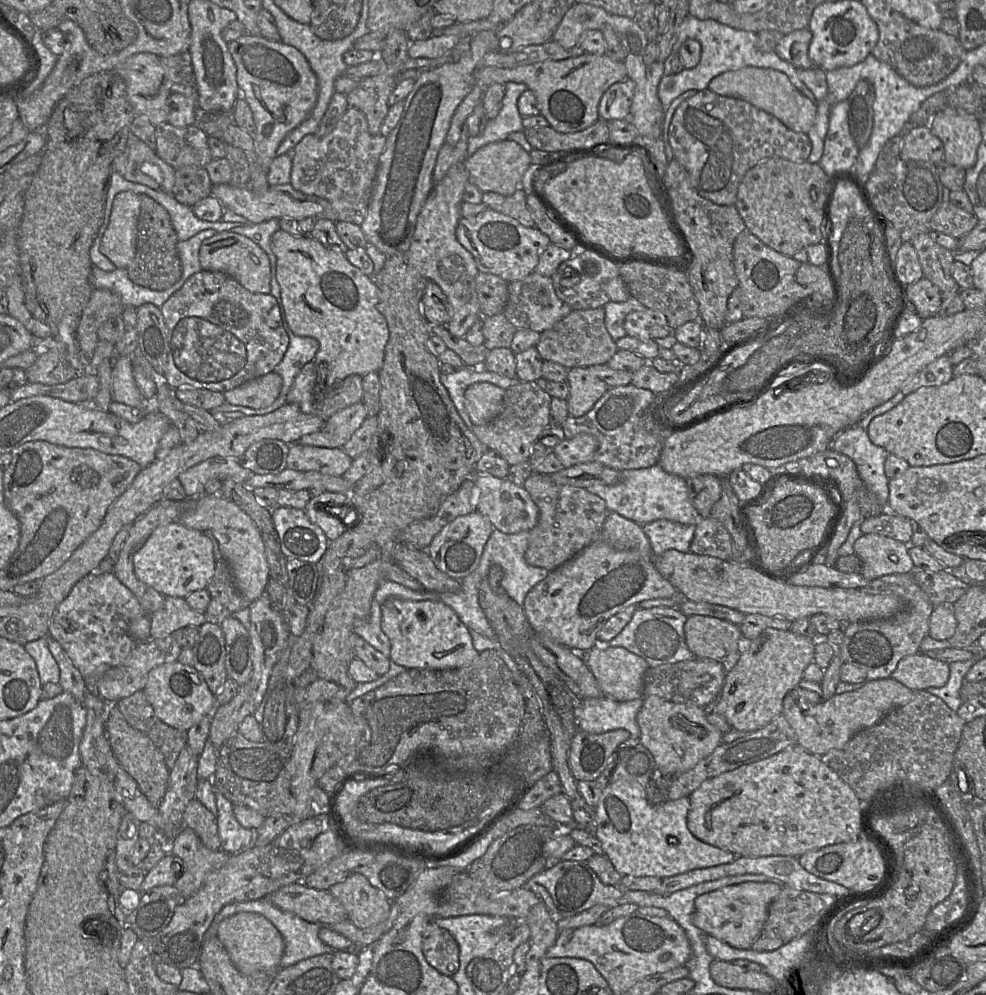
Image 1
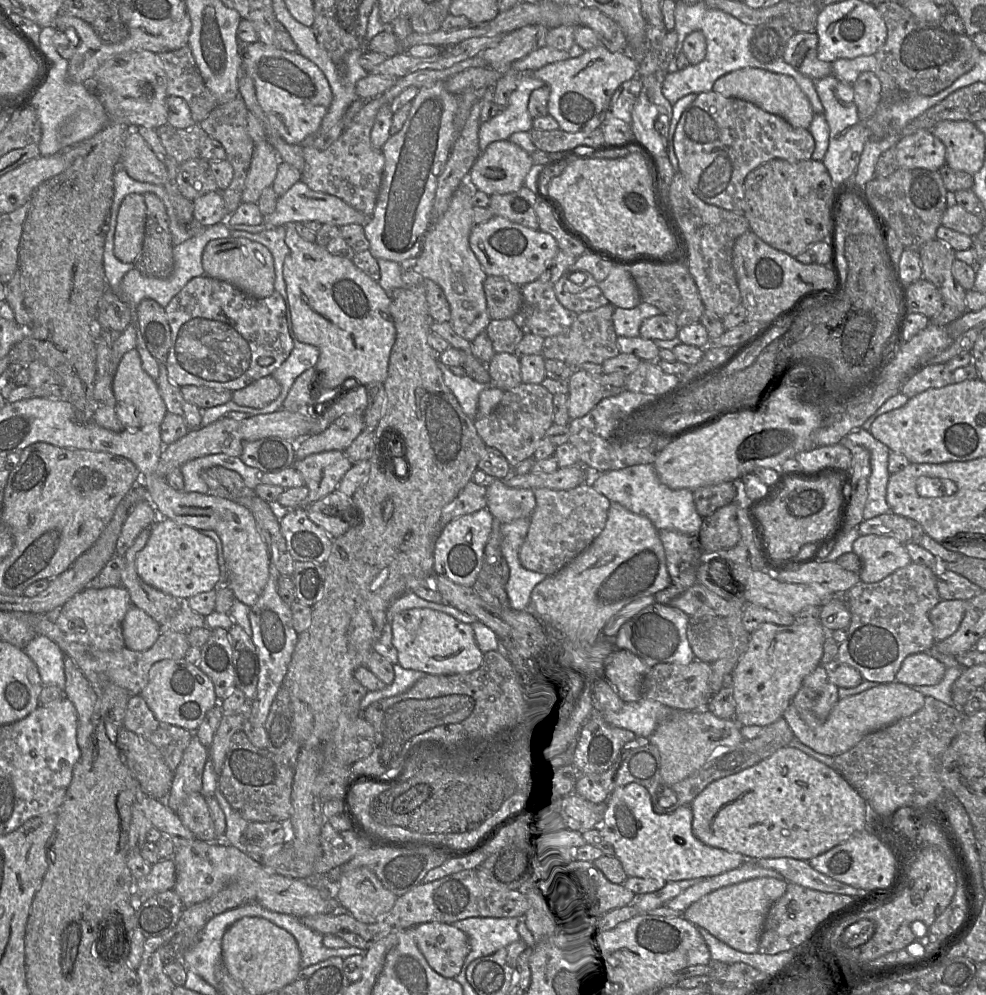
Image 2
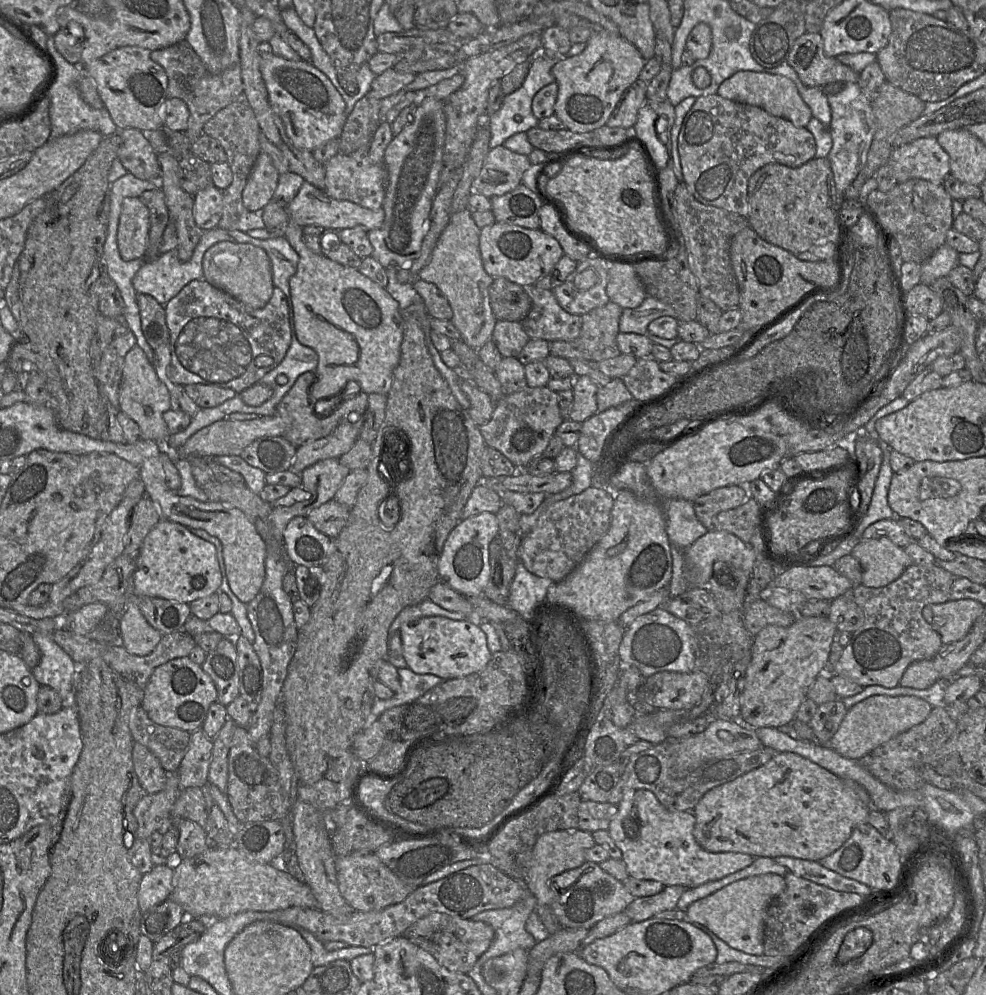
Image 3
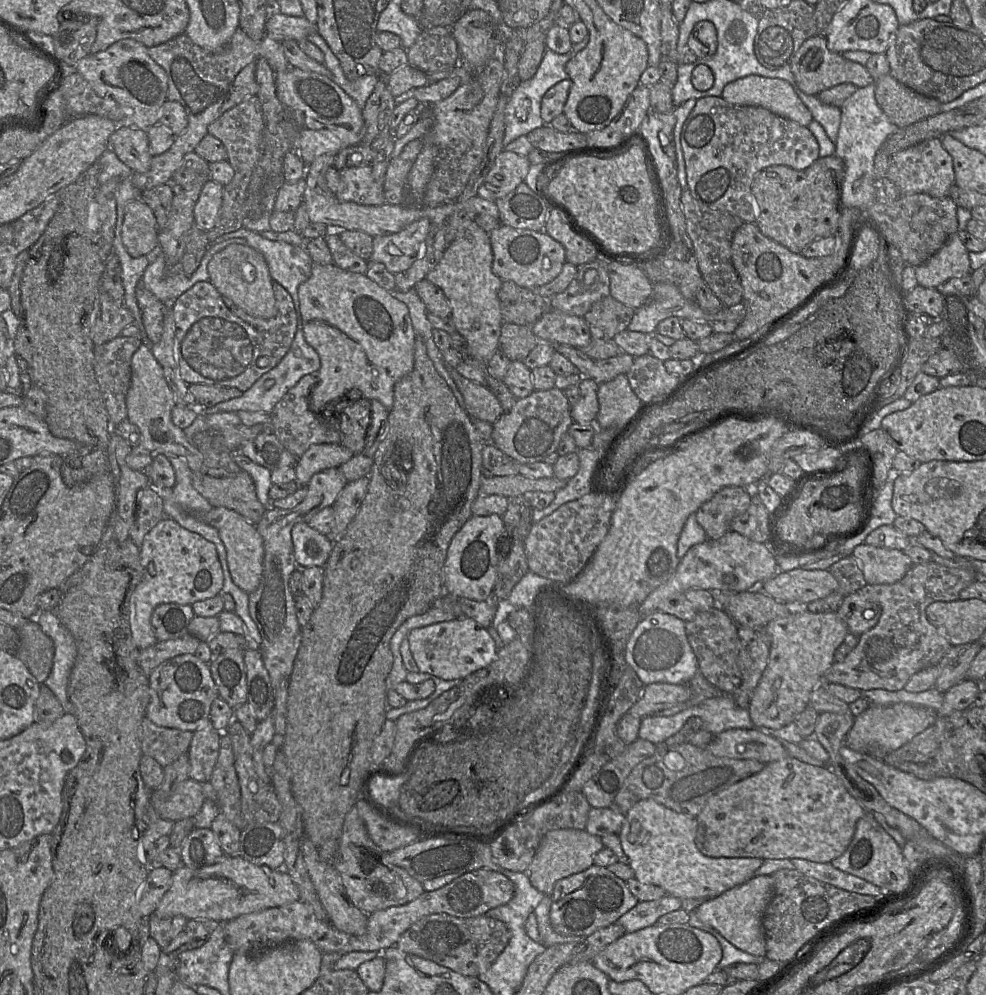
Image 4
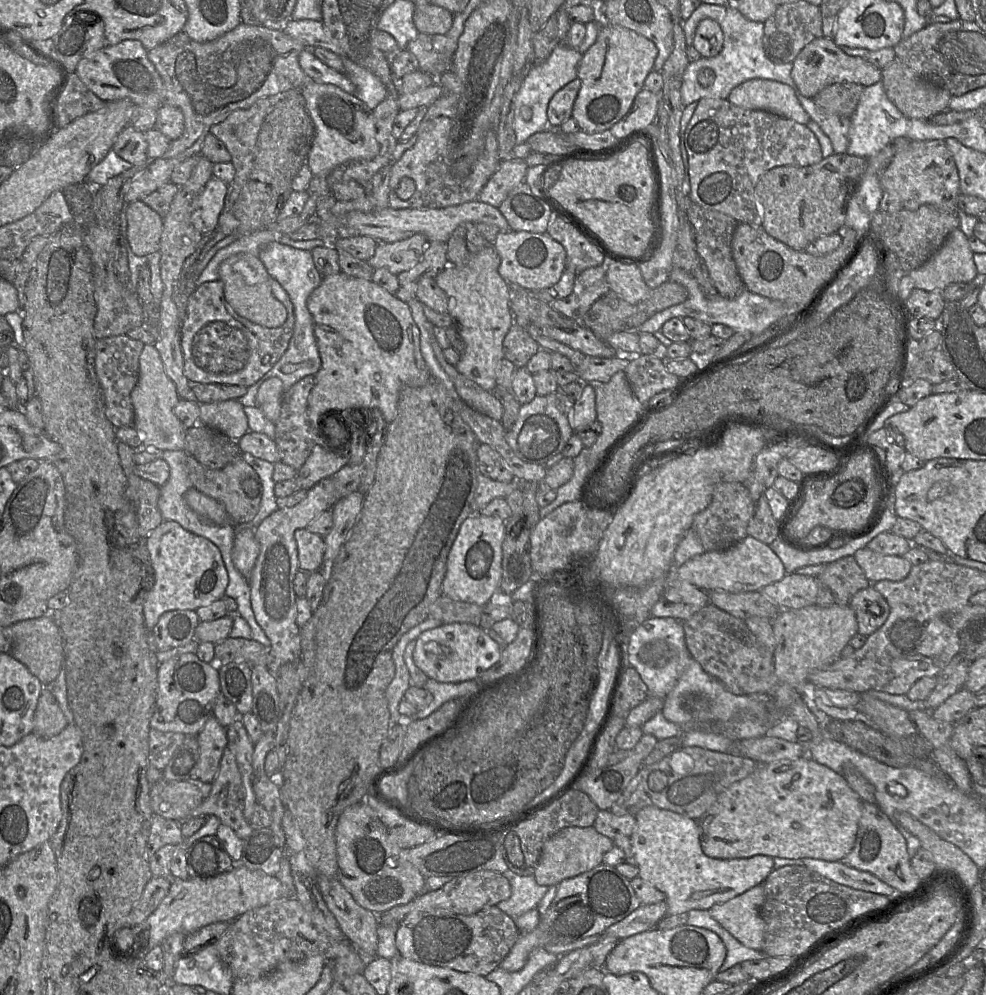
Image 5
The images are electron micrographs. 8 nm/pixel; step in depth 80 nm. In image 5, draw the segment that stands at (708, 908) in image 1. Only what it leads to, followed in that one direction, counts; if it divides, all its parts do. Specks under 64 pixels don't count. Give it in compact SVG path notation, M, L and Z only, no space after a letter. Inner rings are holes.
M764 883L711 907L708 912L743 946L763 951L765 923L760 910L765 901Z

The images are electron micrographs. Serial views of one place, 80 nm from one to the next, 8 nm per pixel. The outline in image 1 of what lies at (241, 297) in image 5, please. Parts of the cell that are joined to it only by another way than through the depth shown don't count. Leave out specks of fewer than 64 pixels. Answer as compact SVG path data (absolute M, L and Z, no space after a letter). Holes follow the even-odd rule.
M222 231L207 238L199 250L203 270L225 273L252 293L270 294L271 267L266 252L249 238L232 231Z

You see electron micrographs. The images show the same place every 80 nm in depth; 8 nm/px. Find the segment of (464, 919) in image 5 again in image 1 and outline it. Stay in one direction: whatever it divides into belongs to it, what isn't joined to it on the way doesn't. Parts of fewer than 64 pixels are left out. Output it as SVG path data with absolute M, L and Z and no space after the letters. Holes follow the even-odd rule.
M430 921L422 933L422 951L427 962L446 976L459 969L459 946L446 929Z

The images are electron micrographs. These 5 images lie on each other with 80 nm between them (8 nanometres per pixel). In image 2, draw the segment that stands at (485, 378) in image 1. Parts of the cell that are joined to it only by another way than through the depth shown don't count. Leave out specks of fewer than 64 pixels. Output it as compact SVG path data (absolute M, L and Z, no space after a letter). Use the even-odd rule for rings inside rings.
M438 361L438 367L442 372L446 386L456 397L463 412L474 421L477 417L477 402L479 394L486 388L492 387L490 384L481 384L467 375L456 376L448 367Z

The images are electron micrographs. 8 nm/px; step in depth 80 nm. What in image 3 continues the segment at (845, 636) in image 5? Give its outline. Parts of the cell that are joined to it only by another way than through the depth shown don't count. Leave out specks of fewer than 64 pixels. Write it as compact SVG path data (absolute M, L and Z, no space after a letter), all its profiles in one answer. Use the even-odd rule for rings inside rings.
M827 617L799 618L789 627L769 625L753 637L751 661L745 674L740 698L740 716L752 728L778 728L789 725L801 703L807 698L810 686L820 674L827 674L831 644L838 630Z

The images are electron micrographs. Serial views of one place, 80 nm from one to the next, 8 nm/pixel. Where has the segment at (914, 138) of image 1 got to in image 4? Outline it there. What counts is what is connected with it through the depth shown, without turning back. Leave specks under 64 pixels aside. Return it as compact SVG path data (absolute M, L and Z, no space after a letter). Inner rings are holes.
M931 138L893 154L889 159L888 170L885 175L900 190L901 194L924 193L932 197L949 196L949 190L955 183L952 158L943 148L940 138Z

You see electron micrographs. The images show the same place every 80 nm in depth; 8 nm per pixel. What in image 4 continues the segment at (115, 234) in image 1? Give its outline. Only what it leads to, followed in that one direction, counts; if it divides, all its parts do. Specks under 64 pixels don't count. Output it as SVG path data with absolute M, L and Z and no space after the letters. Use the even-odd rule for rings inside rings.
M140 198L125 206L122 243L133 258L149 254L158 244L159 229L152 209Z

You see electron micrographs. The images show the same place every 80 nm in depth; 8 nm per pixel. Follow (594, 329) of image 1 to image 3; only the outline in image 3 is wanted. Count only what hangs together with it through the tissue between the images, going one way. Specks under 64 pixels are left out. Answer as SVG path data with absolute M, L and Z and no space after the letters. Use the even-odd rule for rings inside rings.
M609 301L605 306L598 307L581 316L582 326L579 336L572 341L549 342L550 355L555 357L594 361L599 363L615 358L621 354L617 345L619 332L619 320L623 309Z

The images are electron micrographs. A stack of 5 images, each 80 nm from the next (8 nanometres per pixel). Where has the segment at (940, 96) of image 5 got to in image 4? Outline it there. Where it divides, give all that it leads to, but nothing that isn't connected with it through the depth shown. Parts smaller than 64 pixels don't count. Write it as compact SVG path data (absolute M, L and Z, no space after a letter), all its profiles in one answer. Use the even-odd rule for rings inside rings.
M890 74L875 81L875 99L889 121L899 128L941 112L942 103L919 94Z

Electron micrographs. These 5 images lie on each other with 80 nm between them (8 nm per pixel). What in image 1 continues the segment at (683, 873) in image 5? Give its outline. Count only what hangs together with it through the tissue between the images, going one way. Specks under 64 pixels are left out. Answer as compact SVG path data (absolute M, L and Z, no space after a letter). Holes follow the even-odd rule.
M618 780L616 782L610 783L602 792L600 799L595 807L595 818L597 824L596 837L601 842L604 855L611 861L615 869L622 876L636 876L636 877L659 877L659 878L667 878L679 874L683 874L695 869L703 869L715 867L723 864L728 864L733 862L737 857L729 852L722 850L718 847L709 845L704 843L694 837L692 833L689 831L687 825L687 817L690 809L690 799L689 797L682 797L679 800L679 805L674 805L674 803L662 803L660 805L653 805L648 801L646 791L644 788L636 781L627 781L627 780Z

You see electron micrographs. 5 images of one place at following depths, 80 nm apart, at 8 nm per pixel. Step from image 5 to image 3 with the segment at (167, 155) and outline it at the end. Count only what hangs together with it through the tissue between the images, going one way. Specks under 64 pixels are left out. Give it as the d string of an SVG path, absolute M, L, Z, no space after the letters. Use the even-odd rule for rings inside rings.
M186 39L163 49L153 50L150 57L167 75L167 97L179 98L188 107L188 127L184 133L191 145L203 133L204 124L243 93L240 64L218 74L211 73Z

